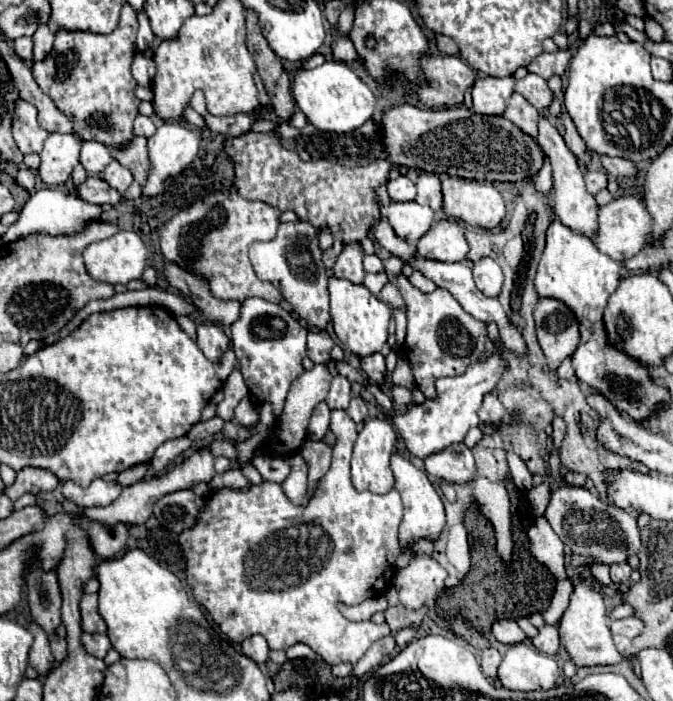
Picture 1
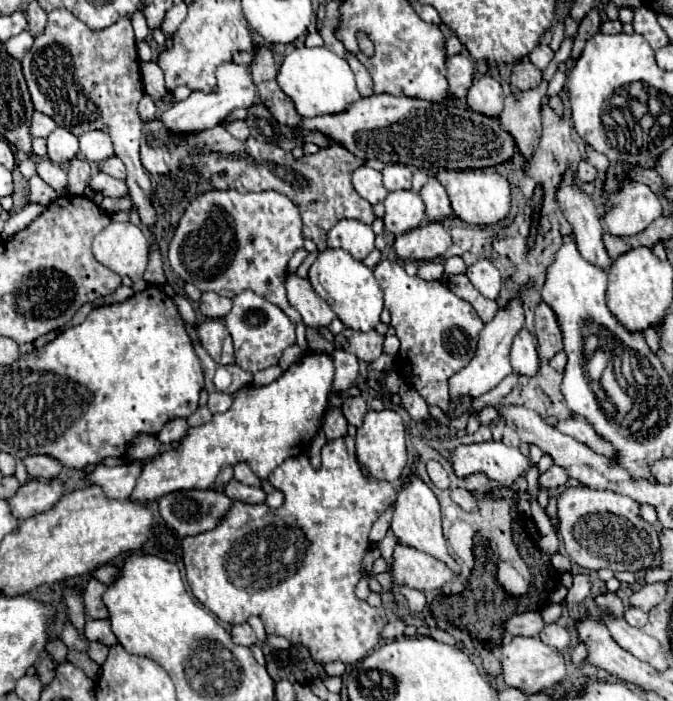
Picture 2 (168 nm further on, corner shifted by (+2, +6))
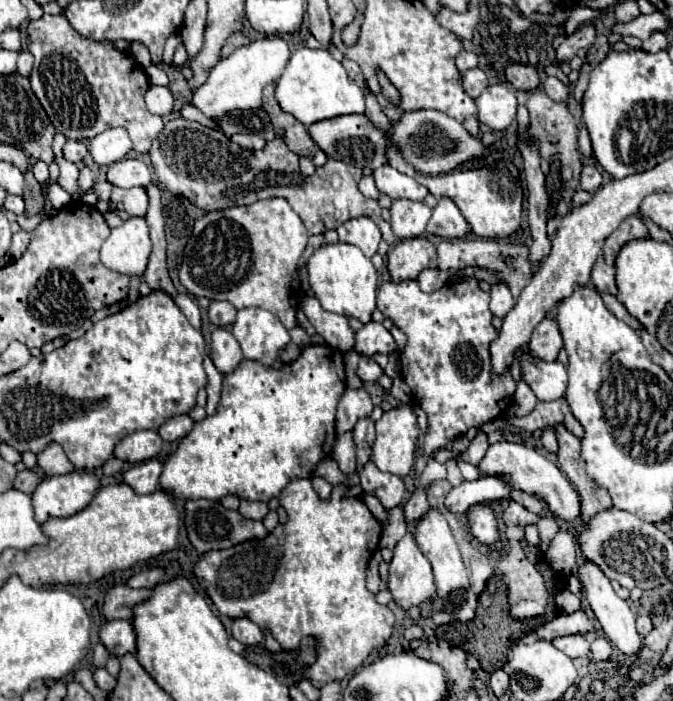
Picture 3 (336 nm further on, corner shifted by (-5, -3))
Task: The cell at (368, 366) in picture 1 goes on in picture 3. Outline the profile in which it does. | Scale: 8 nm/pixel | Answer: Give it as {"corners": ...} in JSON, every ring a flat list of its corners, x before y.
{"corners":[[365,323,363,329,355,333,355,351,359,355,375,355,375,353,393,353,397,349,393,335,383,327,383,323]]}

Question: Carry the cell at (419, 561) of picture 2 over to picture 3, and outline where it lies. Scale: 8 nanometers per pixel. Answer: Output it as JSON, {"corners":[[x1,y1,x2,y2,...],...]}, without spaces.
{"corners":[[407,531,393,547,387,587,393,595,395,605,401,609,419,605,435,595,435,577,431,563,417,547,411,531]]}

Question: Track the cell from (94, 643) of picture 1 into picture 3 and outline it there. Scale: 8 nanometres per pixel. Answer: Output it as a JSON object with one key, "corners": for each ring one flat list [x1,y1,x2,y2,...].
{"corners":[[115,619,105,623,99,637,107,647,107,651,113,653,115,657,121,657,125,653,135,653,135,631,133,631,133,621,129,619]]}

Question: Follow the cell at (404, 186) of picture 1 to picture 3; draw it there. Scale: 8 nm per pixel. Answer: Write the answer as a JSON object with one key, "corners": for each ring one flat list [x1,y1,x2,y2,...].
{"corners":[[383,165,373,171,377,189,389,195,391,199,411,199,411,201,423,201,423,197,429,193,427,187,417,183,413,177,399,173,391,165]]}

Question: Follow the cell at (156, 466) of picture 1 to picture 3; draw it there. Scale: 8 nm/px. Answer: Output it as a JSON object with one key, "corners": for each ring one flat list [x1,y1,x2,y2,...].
{"corners":[[175,415,175,419,169,419,167,423,163,423,163,427,159,427,159,435,165,441,177,441,183,439,191,429,193,421,189,415]]}

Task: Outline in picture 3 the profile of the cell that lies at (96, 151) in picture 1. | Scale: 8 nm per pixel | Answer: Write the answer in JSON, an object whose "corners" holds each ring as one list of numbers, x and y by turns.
{"corners":[[111,127,103,133,99,133,95,139,89,143,89,151,99,165,111,165,117,163,119,159,127,157,131,151,131,139,127,135,125,127]]}

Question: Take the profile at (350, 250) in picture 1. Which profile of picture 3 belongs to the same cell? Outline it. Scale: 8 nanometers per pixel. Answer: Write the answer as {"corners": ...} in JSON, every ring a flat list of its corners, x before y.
{"corners":[[355,217,347,223,341,223,337,227,339,241,357,245,367,257,373,257,377,253,377,245,381,241,381,231,377,223,371,217]]}

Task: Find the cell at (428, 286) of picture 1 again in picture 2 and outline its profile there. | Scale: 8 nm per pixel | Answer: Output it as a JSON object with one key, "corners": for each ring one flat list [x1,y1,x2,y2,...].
{"corners":[[422,262,418,266,418,276,424,280,440,280,444,274,444,266,440,262]]}

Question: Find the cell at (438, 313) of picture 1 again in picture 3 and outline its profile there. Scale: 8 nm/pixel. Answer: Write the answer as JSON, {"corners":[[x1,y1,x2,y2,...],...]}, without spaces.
{"corners":[[461,277,461,281,453,281,435,293,423,293,417,281,401,281,397,285,393,281,385,281,379,287,377,305,379,311,407,335,407,345,401,351,401,375,411,389,413,401,429,417,429,431,423,439,423,449,427,455,433,455,441,447,447,447,469,427,479,429,487,421,497,419,505,413,513,399,517,383,511,377,511,387,493,387,495,375,491,367,489,345,497,337,497,329,491,323,493,315,489,311,489,293,479,287,477,277]]}

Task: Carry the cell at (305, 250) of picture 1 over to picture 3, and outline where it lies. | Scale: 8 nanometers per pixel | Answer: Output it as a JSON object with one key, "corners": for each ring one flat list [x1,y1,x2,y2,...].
{"corners":[[315,297,303,299,303,311,315,331,325,339,327,345,347,353,355,345,355,331,349,327,349,321,345,315,335,315,325,311]]}

